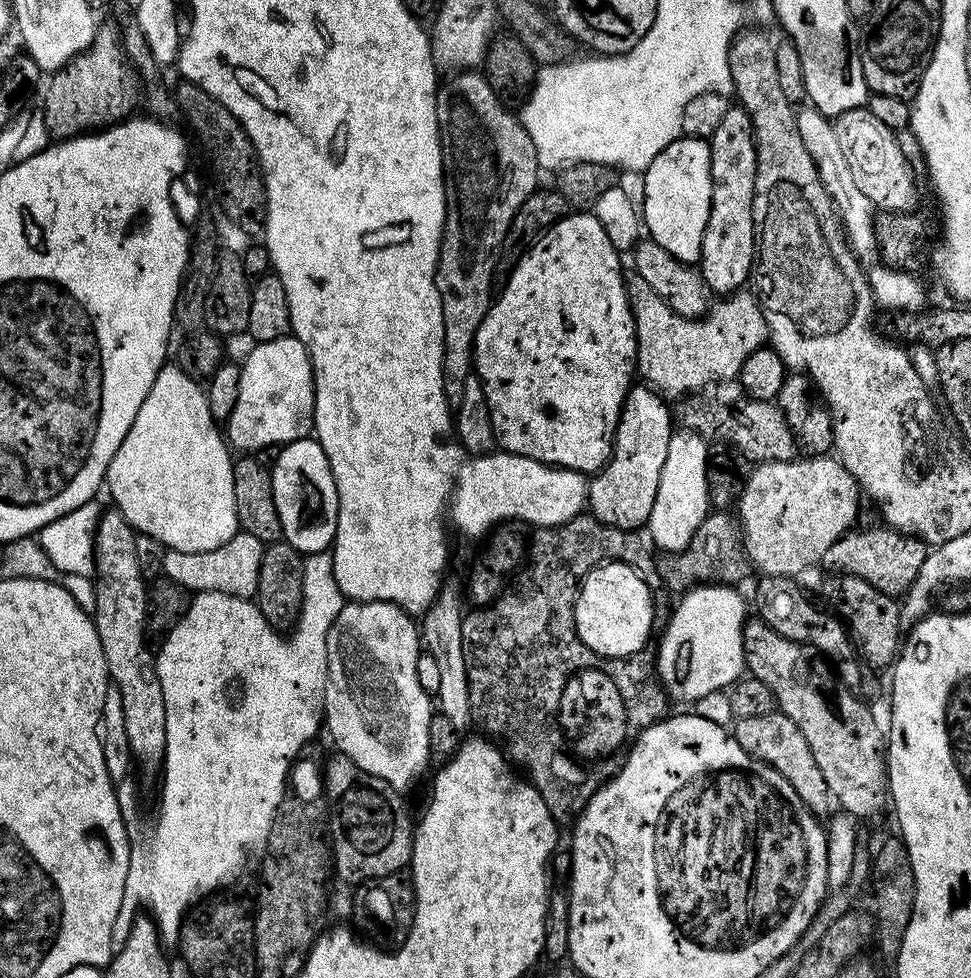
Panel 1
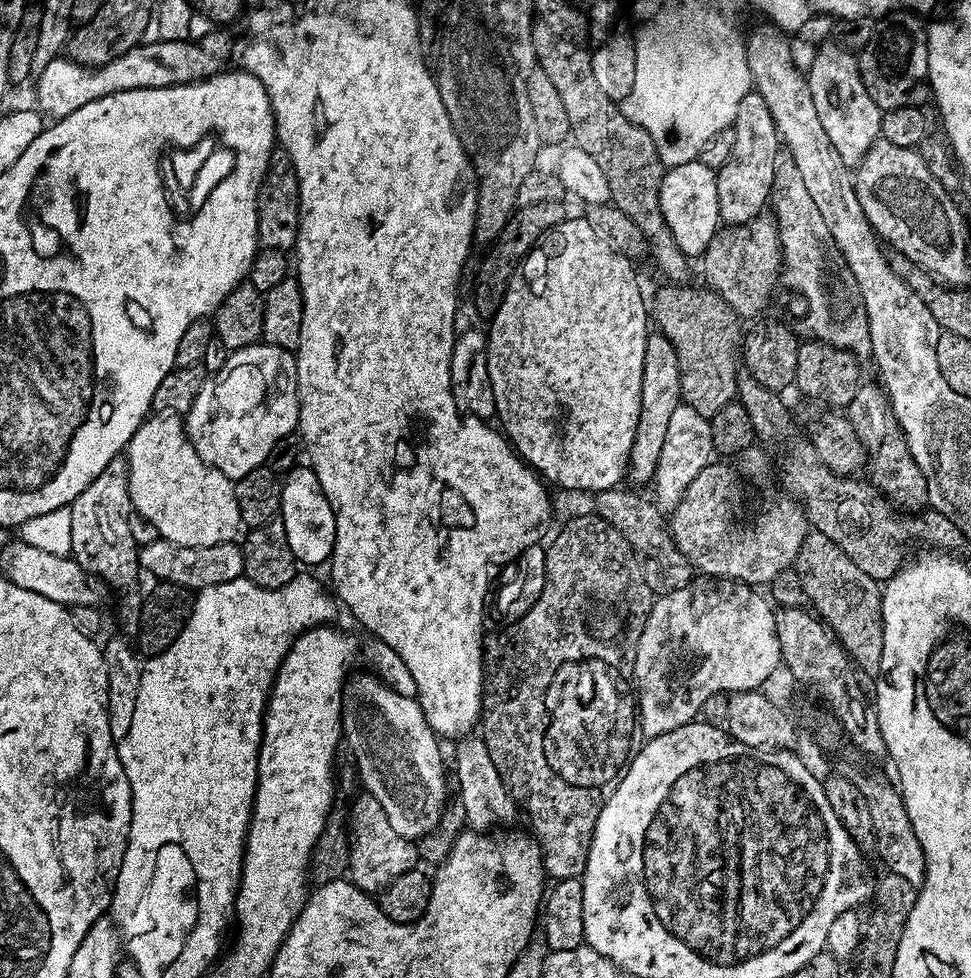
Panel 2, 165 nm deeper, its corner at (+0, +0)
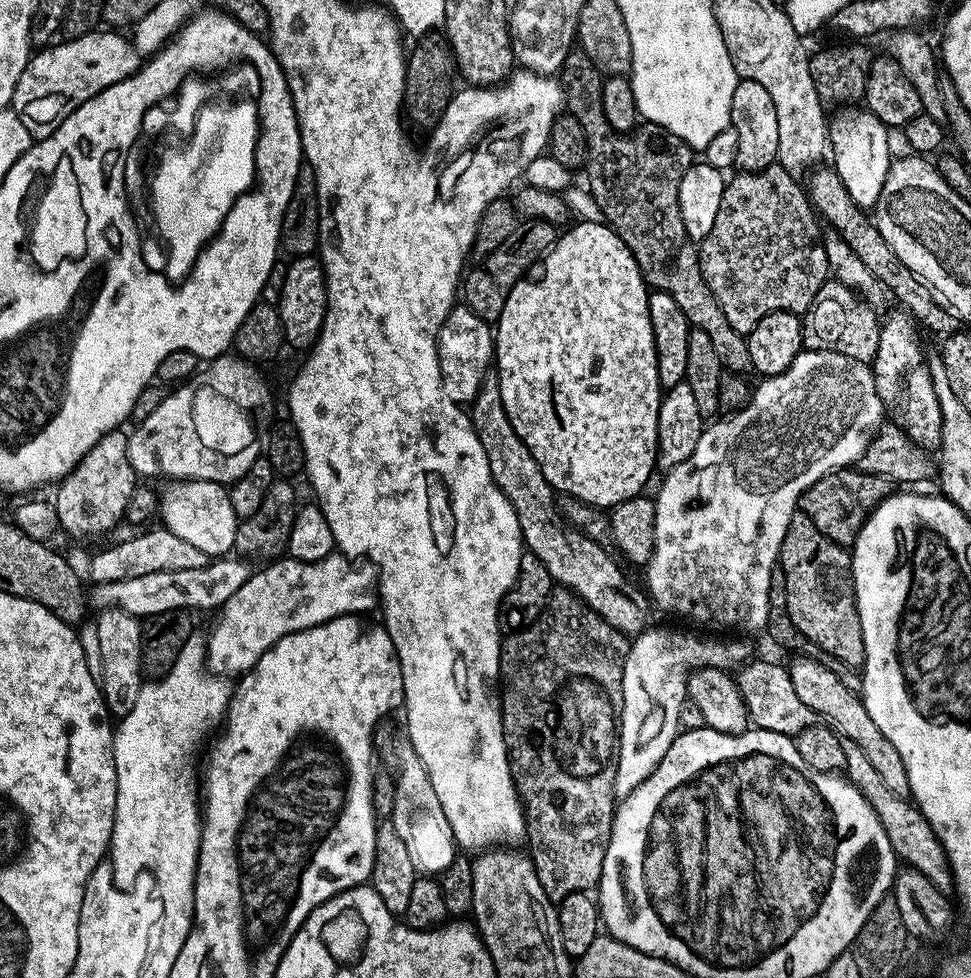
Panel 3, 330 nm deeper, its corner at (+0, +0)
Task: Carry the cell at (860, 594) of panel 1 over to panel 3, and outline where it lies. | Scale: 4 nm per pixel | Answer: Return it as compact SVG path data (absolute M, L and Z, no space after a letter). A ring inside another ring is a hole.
M797 511L790 518L790 526L786 526L786 538L782 538L780 559L778 565L786 576L786 610L797 631L805 639L821 648L827 654L833 655L847 666L863 669L866 658L866 646L862 638L862 622L858 618L856 591L852 585L852 558L849 549L842 544L835 544L805 512Z

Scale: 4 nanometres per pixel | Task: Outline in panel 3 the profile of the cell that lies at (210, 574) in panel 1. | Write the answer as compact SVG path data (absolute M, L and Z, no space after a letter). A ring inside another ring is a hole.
M163 526L152 528L149 532L137 531L129 540L112 542L109 548L104 548L101 552L96 552L92 556L92 561L88 564L88 572L93 577L95 583L118 582L120 579L130 579L141 577L142 574L151 574L155 571L168 570L189 570L206 566L210 558L198 550L191 542L185 542L183 538L178 538Z

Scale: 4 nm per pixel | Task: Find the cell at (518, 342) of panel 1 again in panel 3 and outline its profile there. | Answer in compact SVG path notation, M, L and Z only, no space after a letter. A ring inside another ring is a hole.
M581 219L569 232L561 231L556 243L543 257L539 268L540 276L533 275L531 278L520 280L514 286L514 290L510 290L510 298L506 298L506 306L502 306L500 319L494 324L494 375L500 379L502 406L506 406L506 418L510 418L514 434L518 434L518 438L522 438L530 454L534 454L546 482L553 490L578 498L595 508L611 510L627 499L641 495L652 472L657 471L656 443L662 389L654 350L654 330L650 326L650 289L644 283L644 275L640 272L638 262L634 262L622 238L618 238L616 231L608 227L607 223L599 224Z

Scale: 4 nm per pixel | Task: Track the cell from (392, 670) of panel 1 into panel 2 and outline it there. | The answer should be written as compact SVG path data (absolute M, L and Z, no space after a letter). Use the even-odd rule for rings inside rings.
M375 674L355 676L344 685L344 709L340 715L346 748L348 744L356 759L360 780L368 787L365 788L367 795L382 802L382 810L386 810L390 826L394 826L402 838L419 841L419 836L428 836L439 826L440 811L444 808L444 756L440 753L441 741L426 722L419 700L398 694L398 690L391 688Z

